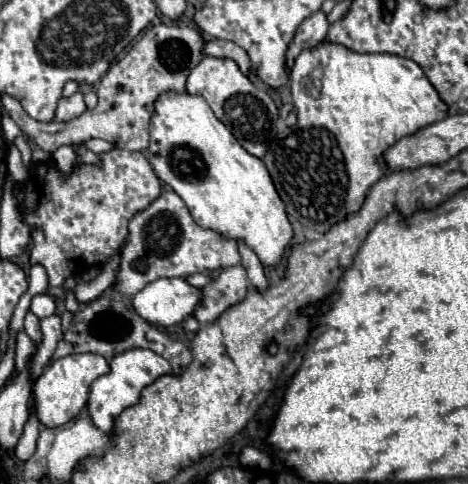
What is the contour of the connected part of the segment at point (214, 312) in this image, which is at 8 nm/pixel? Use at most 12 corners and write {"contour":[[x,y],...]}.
{"contour":[[242,265],[220,269],[192,315],[200,325],[246,297]]}

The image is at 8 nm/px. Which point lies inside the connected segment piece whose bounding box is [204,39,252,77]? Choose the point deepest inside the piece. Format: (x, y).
(216, 47)

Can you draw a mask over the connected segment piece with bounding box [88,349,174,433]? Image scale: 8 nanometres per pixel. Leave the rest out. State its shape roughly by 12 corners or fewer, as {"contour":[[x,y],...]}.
{"contour":[[130,349],[110,361],[110,373],[90,389],[94,425],[110,425],[154,377],[174,373],[150,349]]}

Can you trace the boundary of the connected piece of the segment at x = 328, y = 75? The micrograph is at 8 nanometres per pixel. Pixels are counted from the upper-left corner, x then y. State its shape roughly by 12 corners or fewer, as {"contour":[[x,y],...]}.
{"contour":[[330,41],[296,57],[298,123],[264,163],[316,233],[448,117],[412,59]]}

